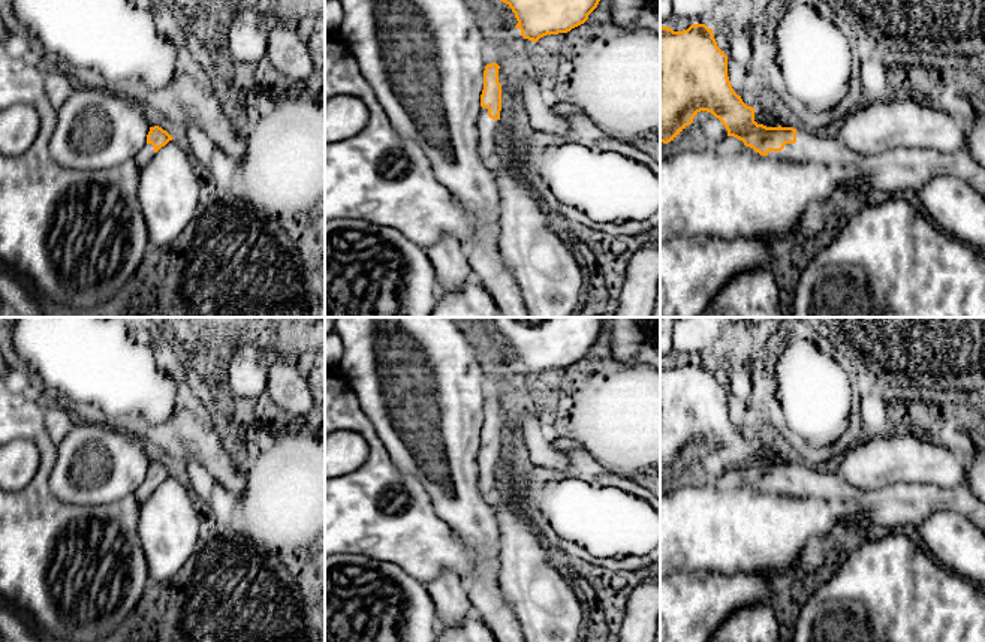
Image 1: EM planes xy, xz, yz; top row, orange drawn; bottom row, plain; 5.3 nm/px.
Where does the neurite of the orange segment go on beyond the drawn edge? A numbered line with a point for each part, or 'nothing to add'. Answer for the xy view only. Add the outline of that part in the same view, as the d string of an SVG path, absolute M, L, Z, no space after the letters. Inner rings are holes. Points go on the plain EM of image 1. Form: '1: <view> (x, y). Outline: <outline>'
1: xy (147, 488). Outline: M145 479L139 489L135 492L135 498L139 503L144 503L154 492L154 482L151 479Z

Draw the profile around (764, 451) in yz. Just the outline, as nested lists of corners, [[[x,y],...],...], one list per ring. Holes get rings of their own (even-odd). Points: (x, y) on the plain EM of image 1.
[[[756,441],[754,443],[754,456],[757,459],[763,459],[766,462],[786,462],[781,455],[780,450],[777,447],[772,447],[769,443],[766,441]]]

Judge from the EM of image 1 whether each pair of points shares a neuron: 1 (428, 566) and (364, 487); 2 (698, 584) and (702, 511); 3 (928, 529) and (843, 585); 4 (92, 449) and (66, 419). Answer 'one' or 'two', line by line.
1: one
2: two
3: two
4: two

